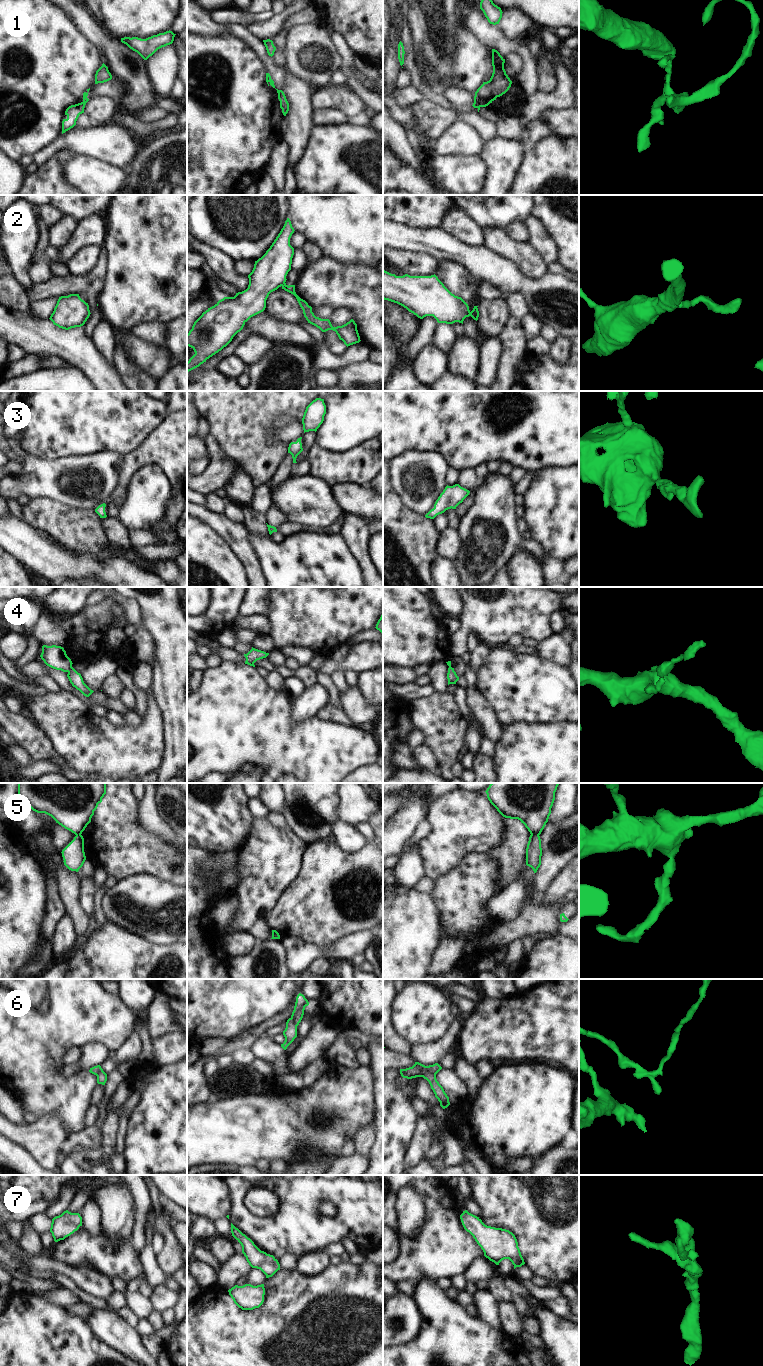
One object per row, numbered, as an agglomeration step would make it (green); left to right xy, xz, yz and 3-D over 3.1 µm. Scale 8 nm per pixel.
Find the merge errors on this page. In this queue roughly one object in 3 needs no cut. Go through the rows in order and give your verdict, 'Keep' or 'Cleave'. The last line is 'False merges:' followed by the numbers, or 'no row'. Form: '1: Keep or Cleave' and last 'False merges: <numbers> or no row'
1: Cleave
2: Cleave
3: Keep
4: Keep
5: Cleave
6: Cleave
7: Keep
False merges: 1, 2, 5, 6

